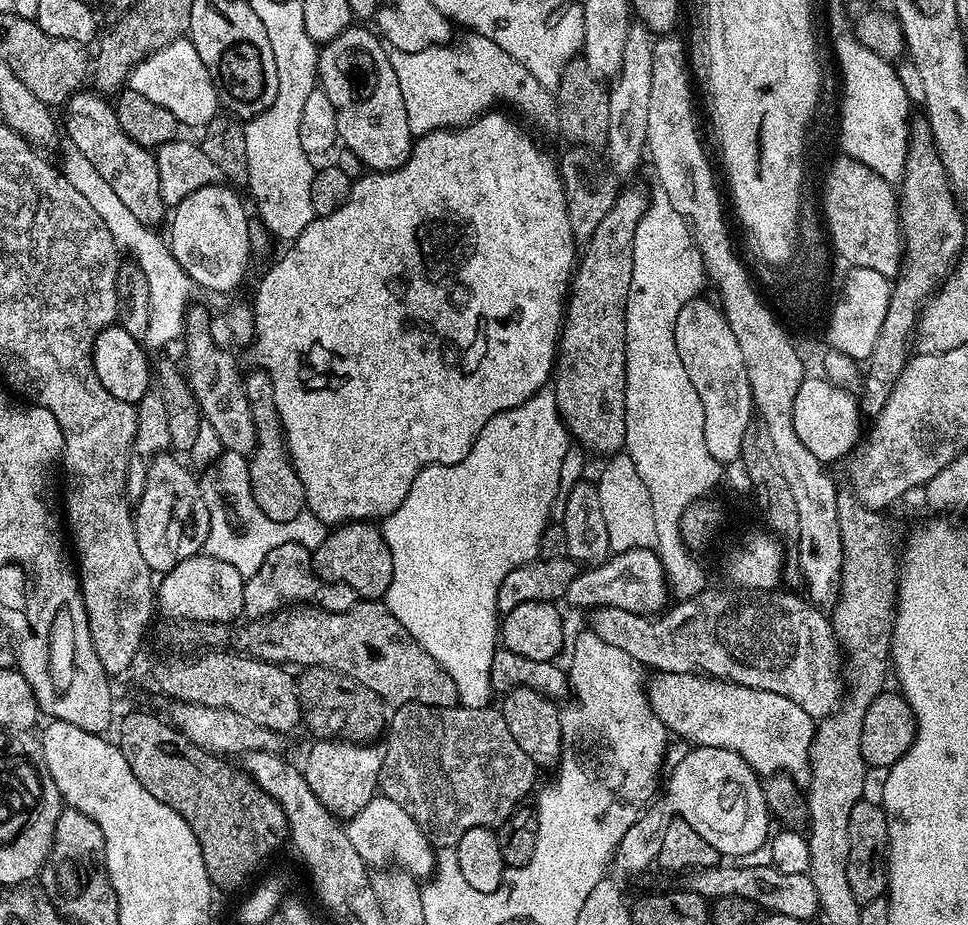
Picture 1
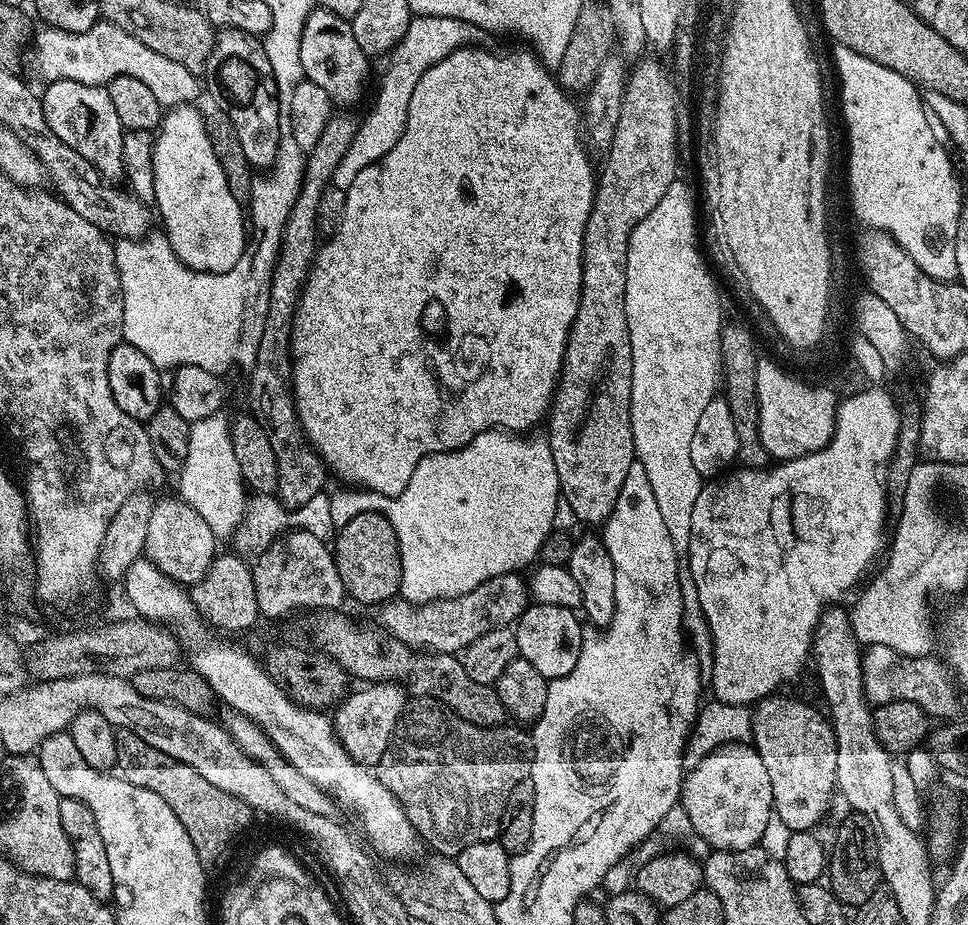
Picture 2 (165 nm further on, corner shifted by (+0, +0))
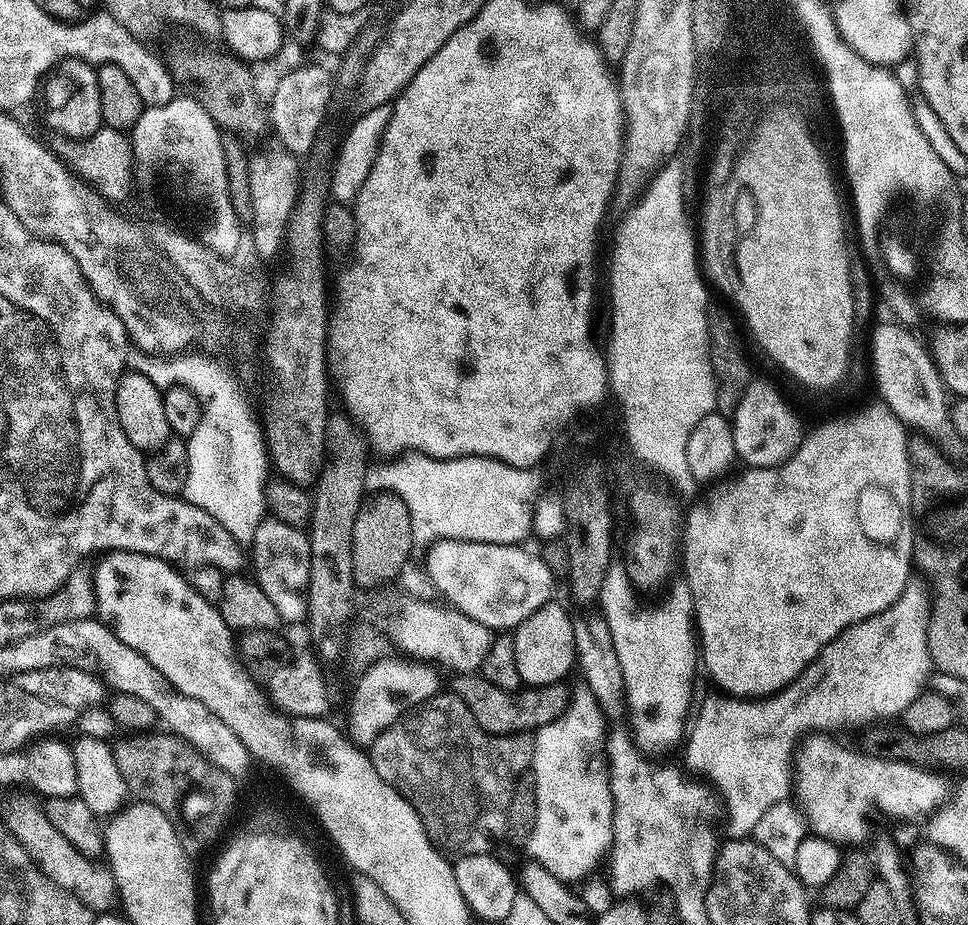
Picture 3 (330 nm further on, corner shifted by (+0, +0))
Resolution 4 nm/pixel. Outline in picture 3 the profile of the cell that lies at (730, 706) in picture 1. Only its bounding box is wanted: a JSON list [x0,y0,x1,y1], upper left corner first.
[798,734,949,842]

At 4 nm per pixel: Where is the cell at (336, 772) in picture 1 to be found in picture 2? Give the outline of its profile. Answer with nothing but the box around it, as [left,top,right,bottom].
[331,682,406,766]

